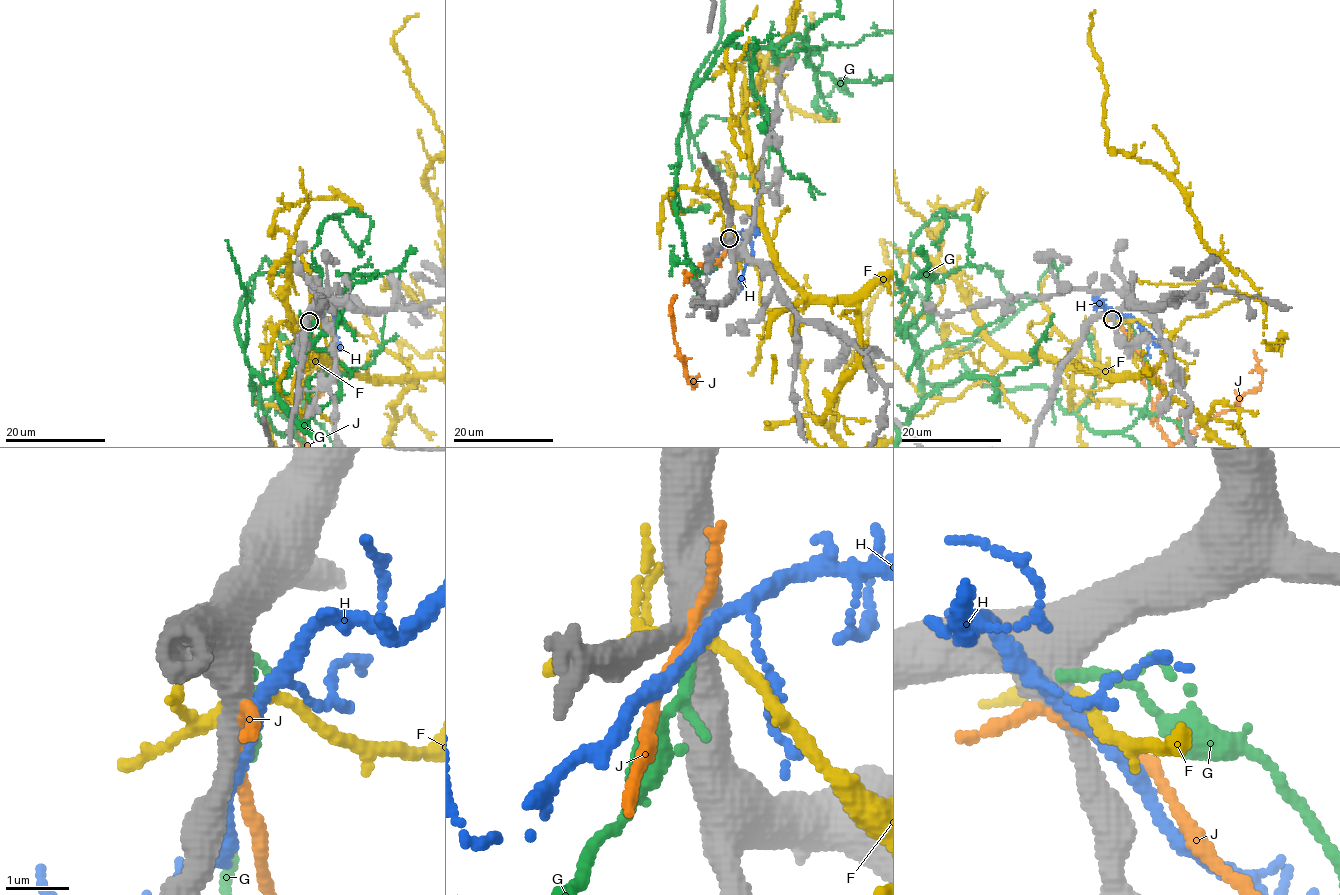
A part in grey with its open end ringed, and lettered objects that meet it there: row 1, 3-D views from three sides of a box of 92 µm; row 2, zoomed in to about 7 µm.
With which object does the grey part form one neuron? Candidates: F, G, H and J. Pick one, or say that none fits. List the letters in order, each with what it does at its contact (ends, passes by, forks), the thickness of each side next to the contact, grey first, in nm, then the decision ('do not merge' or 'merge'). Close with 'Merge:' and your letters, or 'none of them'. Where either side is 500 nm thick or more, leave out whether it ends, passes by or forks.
F: it forks; calibres 460 and 160 nm; do not merge
G: calibres 500 and 110 nm; do not merge
H: it forks; calibres 480 and 180 nm; do not merge
J: it passes by; calibres 440 and 150 nm; merge
Merge: J

